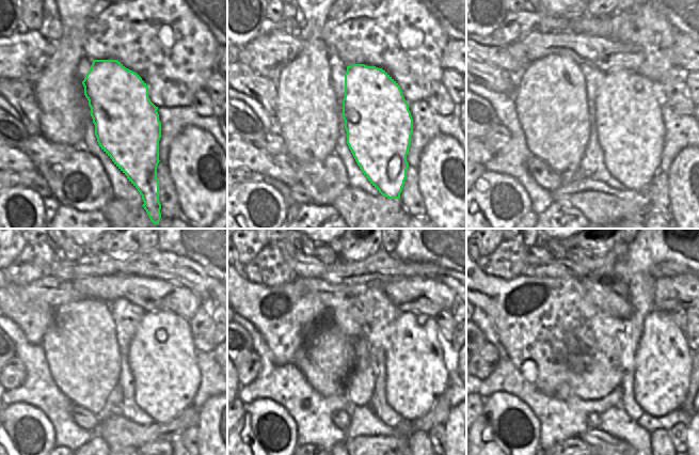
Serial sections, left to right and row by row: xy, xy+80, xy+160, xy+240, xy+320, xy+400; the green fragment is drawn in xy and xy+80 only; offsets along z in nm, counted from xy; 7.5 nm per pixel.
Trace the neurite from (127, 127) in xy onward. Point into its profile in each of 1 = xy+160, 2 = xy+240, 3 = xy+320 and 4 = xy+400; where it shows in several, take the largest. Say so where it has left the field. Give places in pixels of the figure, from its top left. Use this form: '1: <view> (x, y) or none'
1: xy+160 (630, 129)
2: xy+240 (162, 361)
3: xy+320 (416, 375)
4: xy+400 (663, 360)

